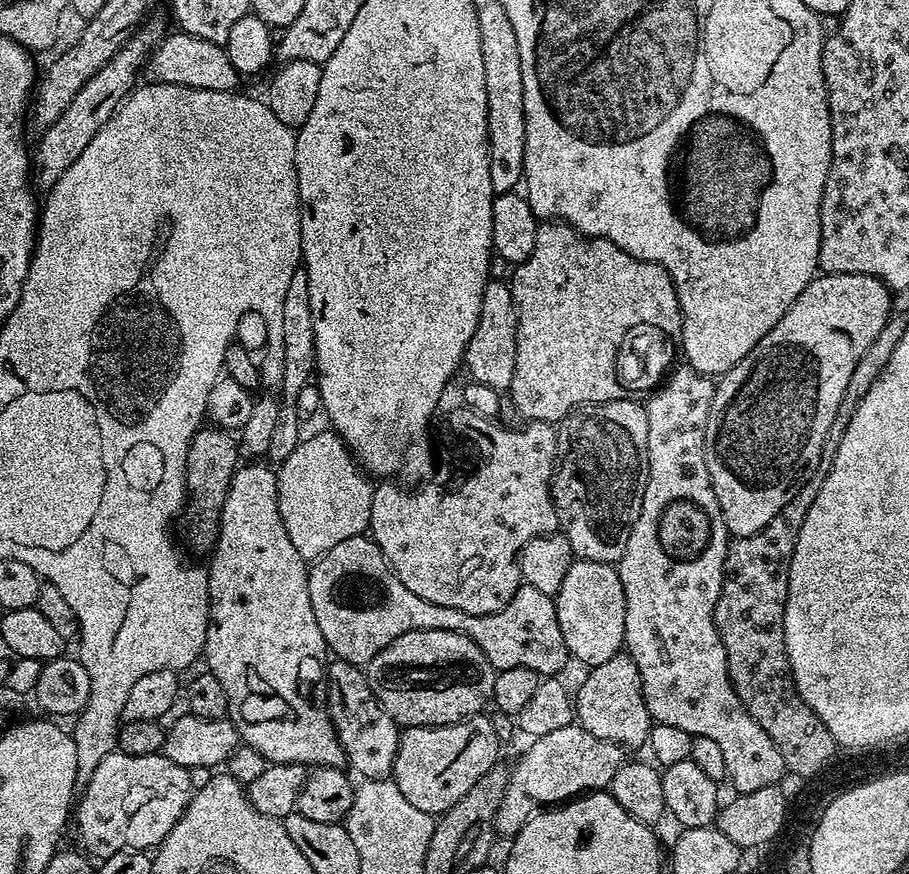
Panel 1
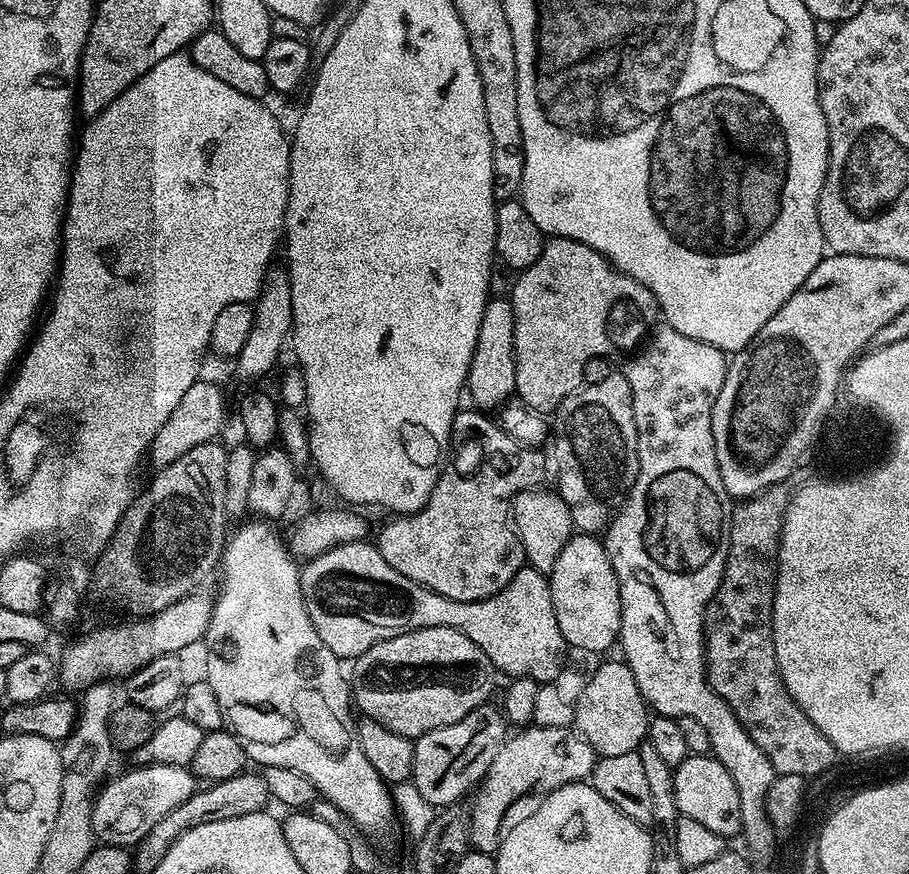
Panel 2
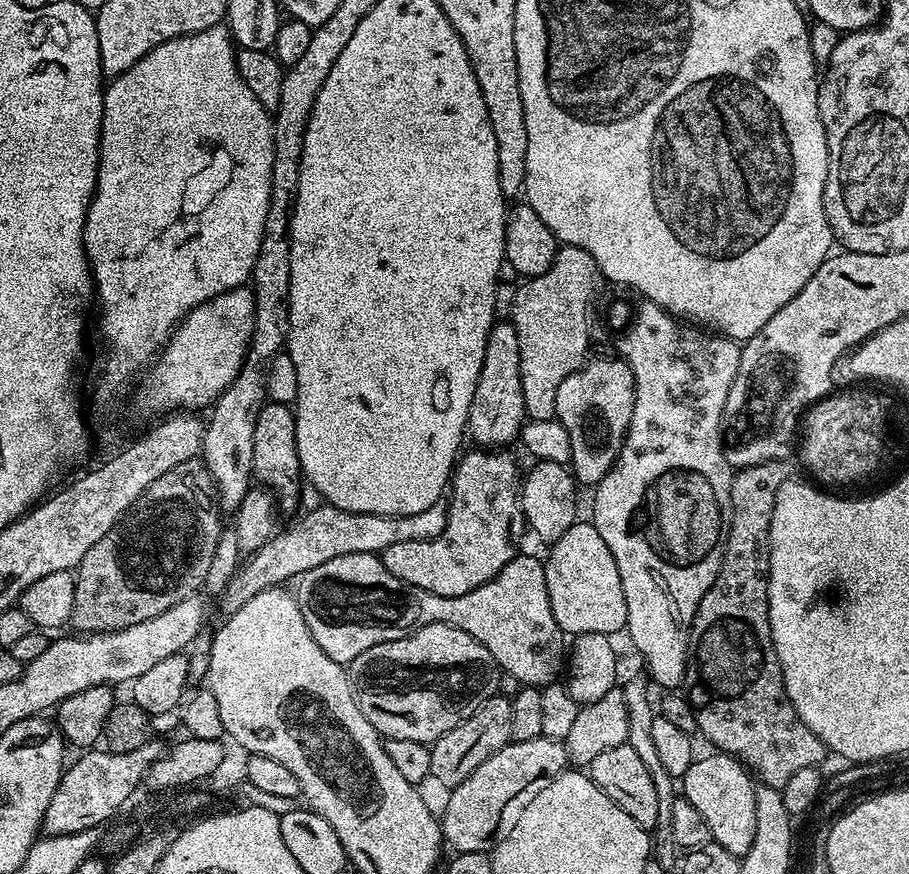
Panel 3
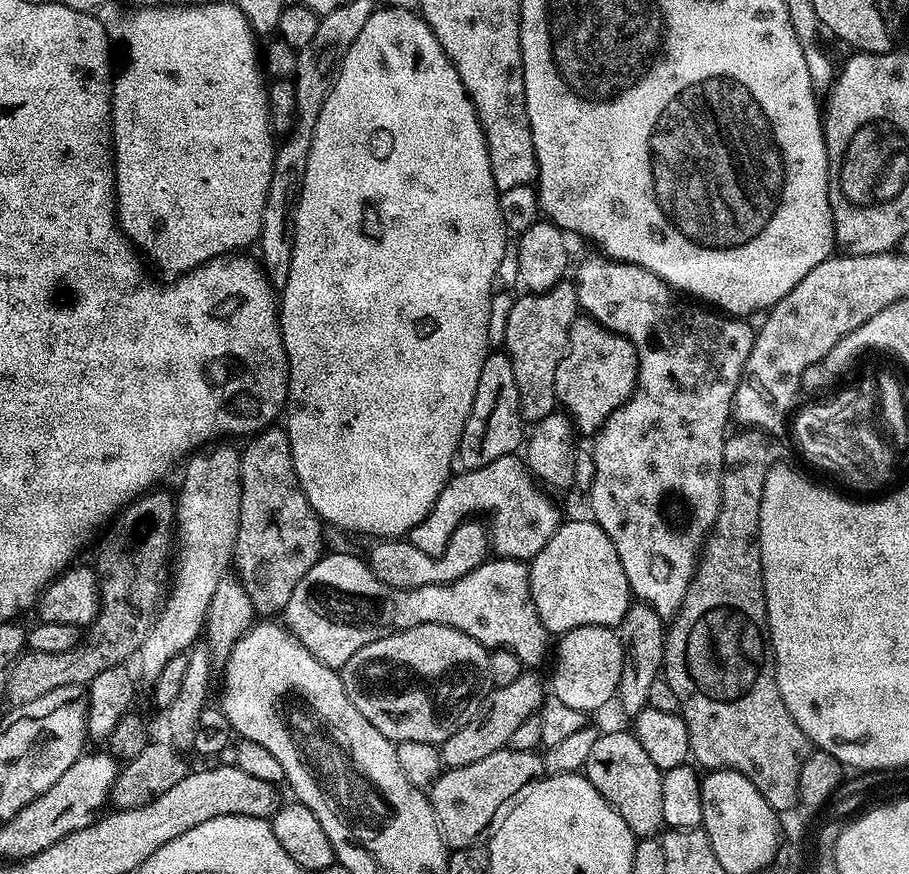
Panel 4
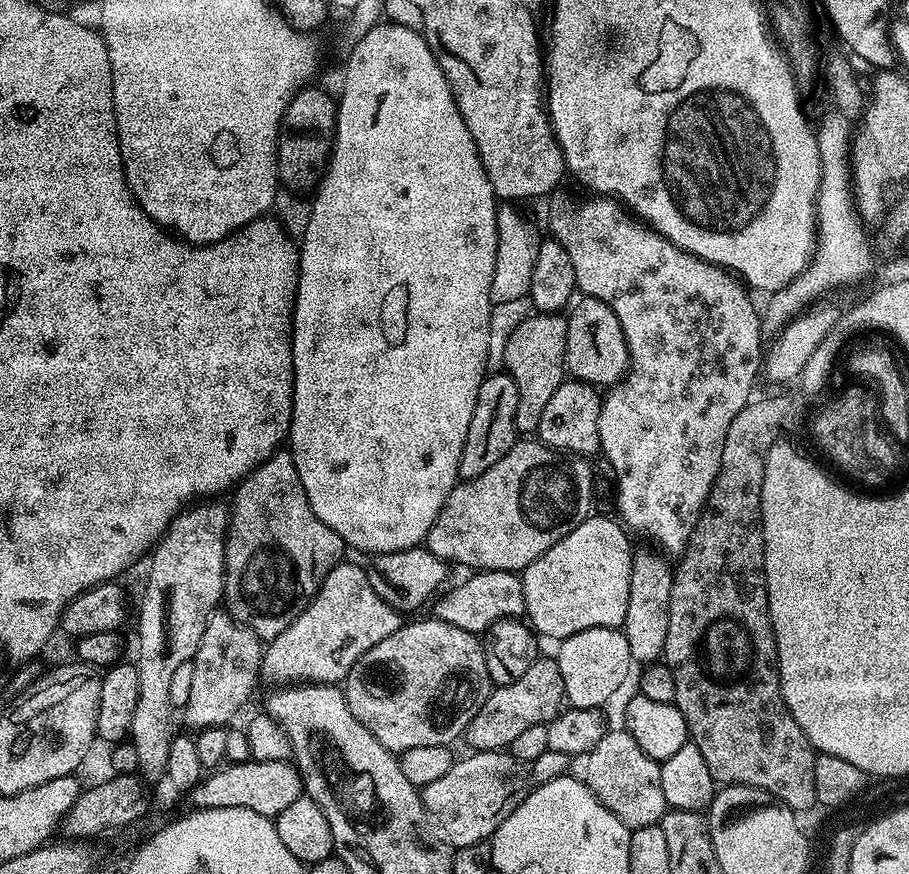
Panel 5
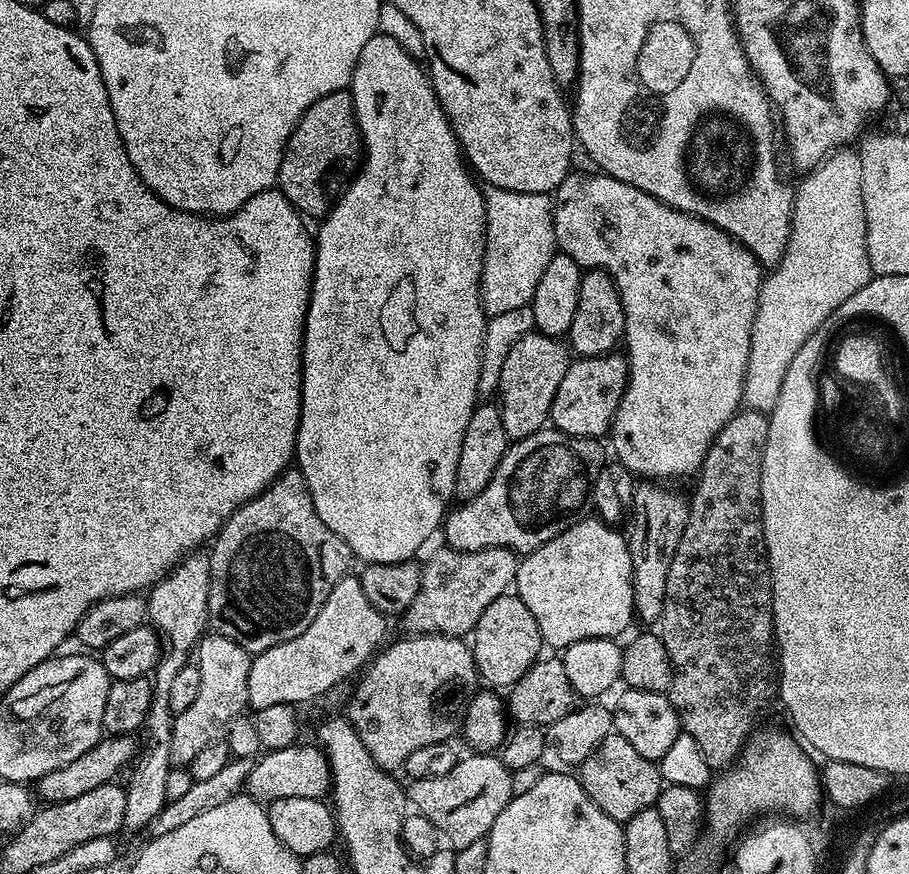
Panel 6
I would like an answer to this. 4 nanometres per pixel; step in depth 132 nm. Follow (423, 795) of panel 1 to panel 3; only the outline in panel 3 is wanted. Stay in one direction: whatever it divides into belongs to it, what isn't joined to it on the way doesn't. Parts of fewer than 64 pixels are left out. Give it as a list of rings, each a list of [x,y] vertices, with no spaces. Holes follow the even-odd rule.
[[[499,694],[486,698],[470,718],[466,718],[454,730],[442,734],[431,745],[432,753],[430,754],[430,770],[432,771],[431,779],[437,780],[444,787],[444,790],[451,790],[457,784],[462,783],[486,758],[490,758],[498,750],[502,750],[512,740],[510,734],[510,706],[511,699]]]

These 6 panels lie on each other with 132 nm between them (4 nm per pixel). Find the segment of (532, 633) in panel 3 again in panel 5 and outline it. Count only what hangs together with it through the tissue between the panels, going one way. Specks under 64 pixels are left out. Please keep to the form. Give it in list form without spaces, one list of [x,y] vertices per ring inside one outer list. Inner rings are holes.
[[[341,562],[334,566],[326,574],[326,578],[320,583],[319,590],[309,600],[308,605],[296,615],[294,622],[282,630],[282,634],[267,641],[262,652],[262,668],[265,673],[272,676],[281,676],[284,682],[311,682],[314,684],[339,685],[347,678],[348,672],[370,650],[370,646],[378,646],[382,638],[390,638],[394,630],[398,630],[402,623],[401,613],[382,602],[378,594],[374,594],[374,586],[370,586],[368,573],[363,567],[356,564]],[[476,570],[469,576],[472,576],[469,580],[462,581],[457,588],[449,587],[435,601],[435,604],[437,603],[435,619],[446,622],[450,626],[458,626],[458,630],[484,634],[499,620],[516,620],[525,615],[524,581],[517,573]]]

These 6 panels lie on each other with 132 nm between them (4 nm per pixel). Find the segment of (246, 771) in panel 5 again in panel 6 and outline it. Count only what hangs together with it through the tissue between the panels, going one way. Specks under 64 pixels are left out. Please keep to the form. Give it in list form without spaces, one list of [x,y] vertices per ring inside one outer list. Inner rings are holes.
[[[297,742],[289,748],[265,751],[264,757],[253,763],[246,781],[247,795],[267,806],[278,798],[314,798],[327,797],[332,783],[332,774],[328,771],[328,758],[324,749],[315,743]]]

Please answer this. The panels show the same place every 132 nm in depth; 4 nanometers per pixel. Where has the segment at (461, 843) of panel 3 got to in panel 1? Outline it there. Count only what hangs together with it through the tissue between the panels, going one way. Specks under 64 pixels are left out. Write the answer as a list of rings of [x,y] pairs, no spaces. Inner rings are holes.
[[[576,722],[566,725],[562,730],[535,737],[529,744],[532,745],[521,754],[520,761],[516,768],[514,764],[508,777],[508,789],[494,825],[497,833],[519,832],[526,819],[524,807],[531,800],[537,800],[540,806],[556,806],[581,794],[607,789],[614,774],[618,774],[618,766],[622,766],[626,759],[625,749],[620,745],[594,738],[594,734]]]

